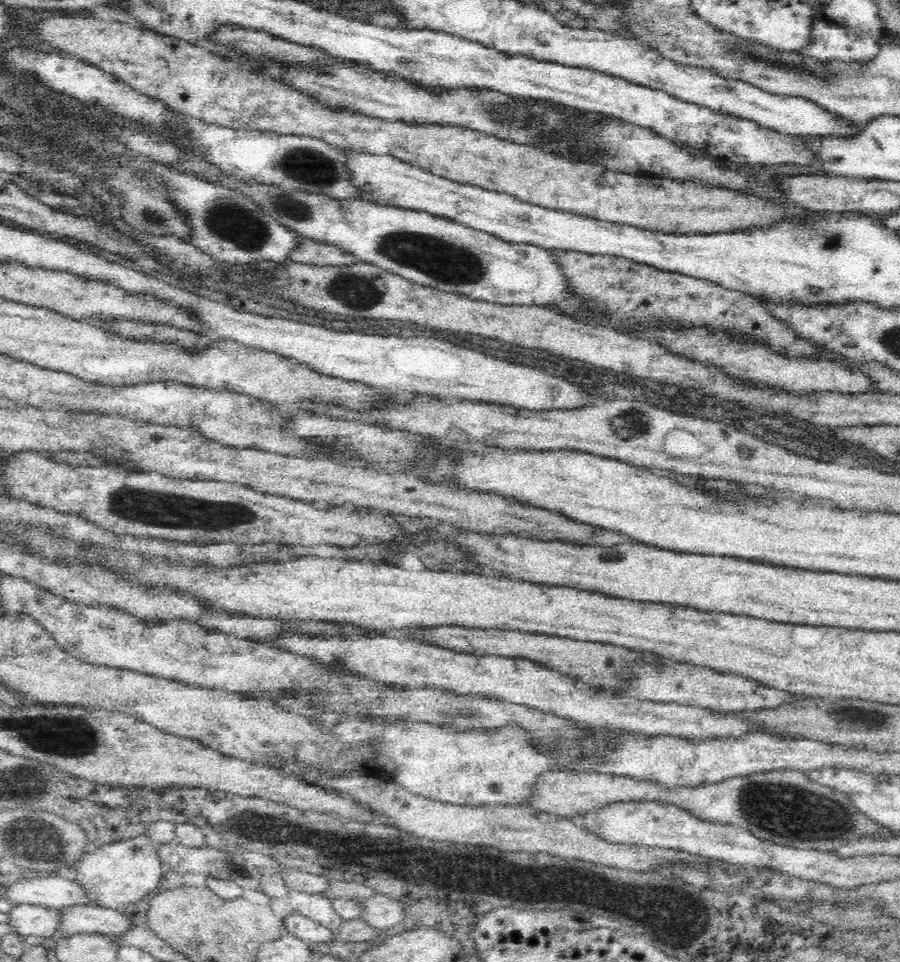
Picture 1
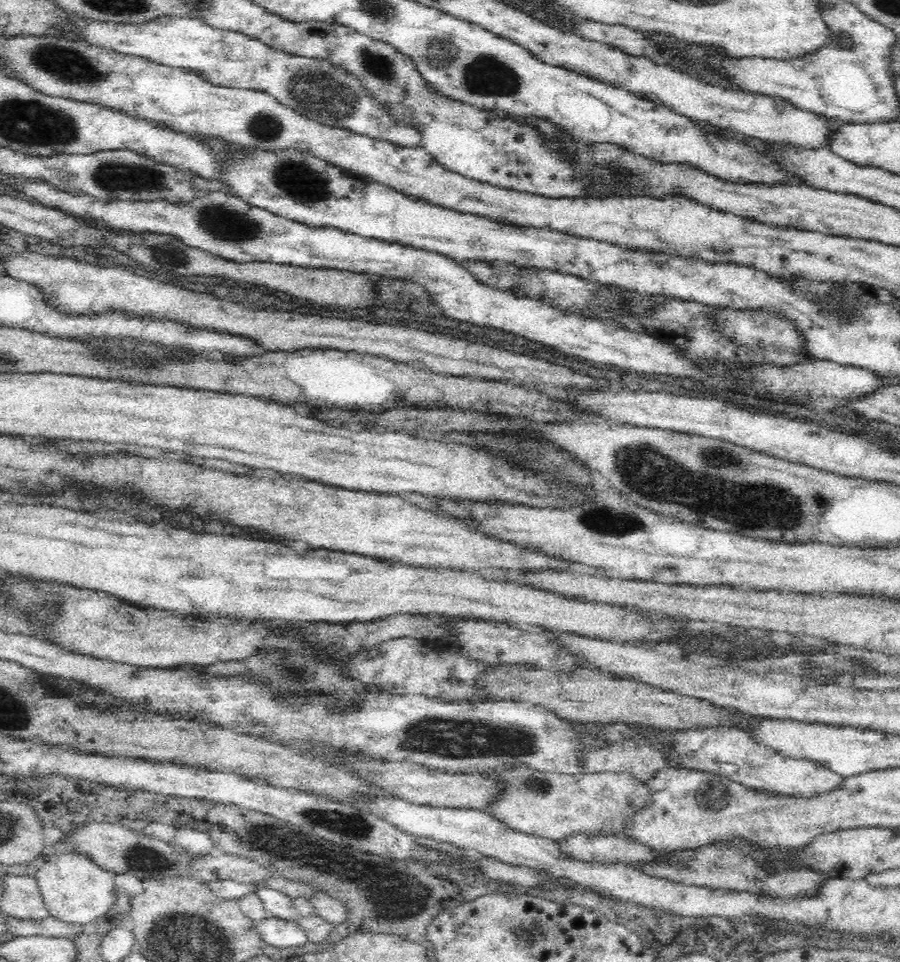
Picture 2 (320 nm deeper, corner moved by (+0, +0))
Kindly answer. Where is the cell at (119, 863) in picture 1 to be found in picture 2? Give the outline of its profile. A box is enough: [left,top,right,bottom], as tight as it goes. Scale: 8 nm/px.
[34,852,118,925]

